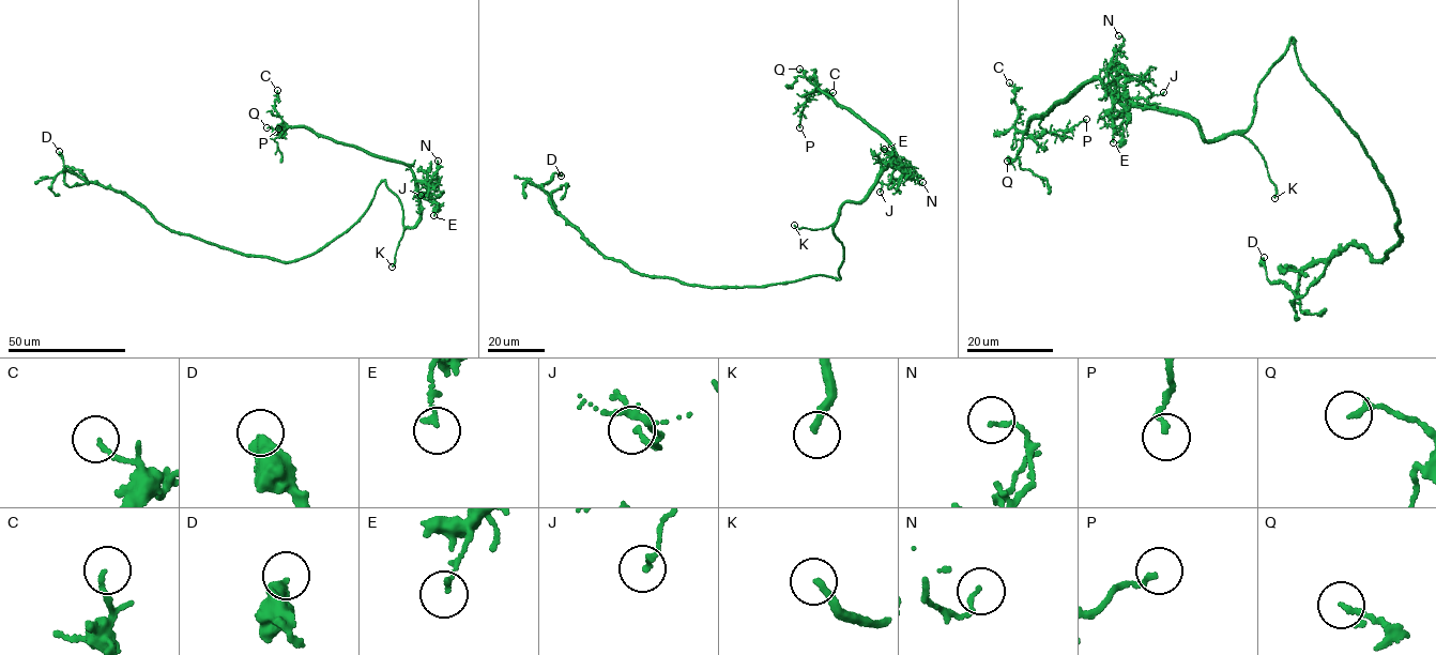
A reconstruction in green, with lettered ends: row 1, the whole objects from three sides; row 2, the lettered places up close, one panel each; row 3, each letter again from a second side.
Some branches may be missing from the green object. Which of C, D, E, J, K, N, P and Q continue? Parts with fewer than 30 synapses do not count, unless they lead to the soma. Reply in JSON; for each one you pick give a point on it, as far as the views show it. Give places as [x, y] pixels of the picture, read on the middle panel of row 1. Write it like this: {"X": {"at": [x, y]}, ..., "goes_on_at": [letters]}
{"K": {"at": [794, 225]}, "goes_on_at": ["K"]}

